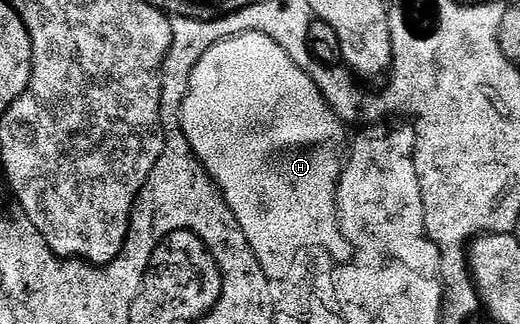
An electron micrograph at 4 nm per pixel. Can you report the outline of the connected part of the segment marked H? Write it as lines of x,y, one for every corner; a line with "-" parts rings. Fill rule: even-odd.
245,33
224,38
221,42
214,44
205,55
197,60
191,73
187,75
187,80
188,91
185,92
184,103
180,106
180,126
184,129
183,141
196,154
196,158
216,185
228,190
228,202
232,202
232,206
236,206
234,214
240,214
240,218
244,221
242,229
257,260
268,266
283,264
286,260
290,260
290,255
295,250
300,250
300,246
328,246
328,250
332,250
332,254
340,254
340,258
345,258
344,254
348,254
348,246
337,237
333,222
341,131
336,130
336,122
332,122
332,110
328,107
327,101
322,94
316,94
315,82
311,76
303,71
276,42
266,40
261,34

